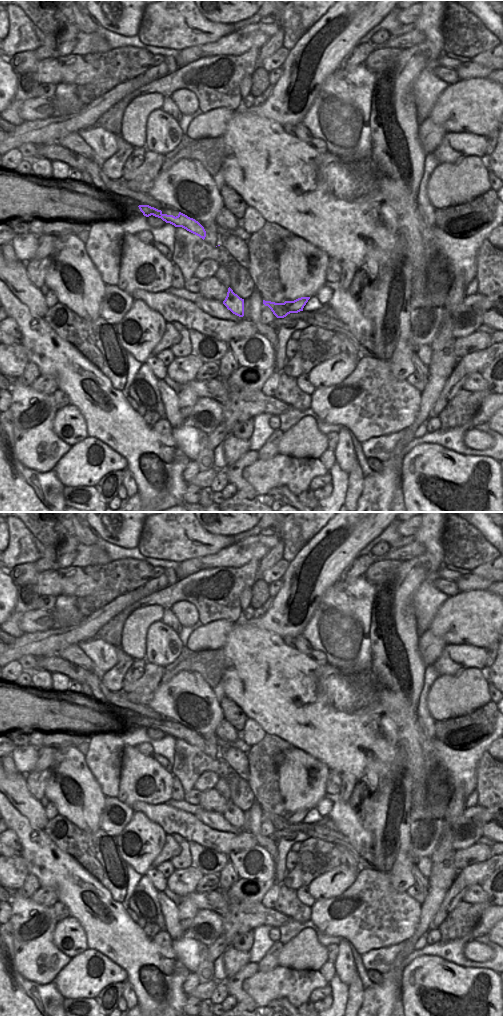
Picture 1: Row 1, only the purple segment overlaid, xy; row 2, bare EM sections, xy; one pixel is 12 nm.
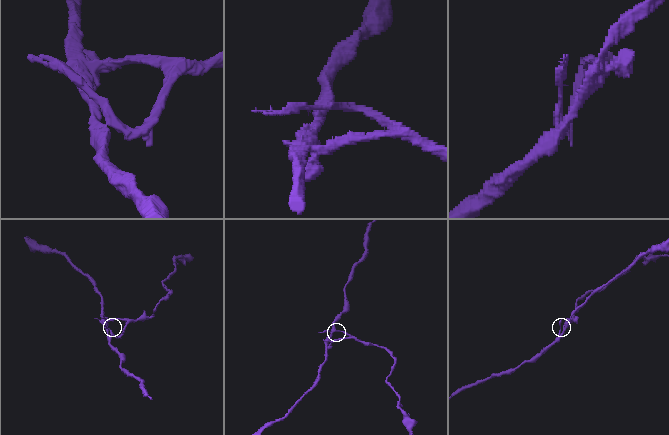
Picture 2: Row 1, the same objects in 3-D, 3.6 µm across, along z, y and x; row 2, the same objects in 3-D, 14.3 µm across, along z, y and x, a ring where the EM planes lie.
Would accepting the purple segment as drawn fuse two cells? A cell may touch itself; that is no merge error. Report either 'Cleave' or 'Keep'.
Cleave

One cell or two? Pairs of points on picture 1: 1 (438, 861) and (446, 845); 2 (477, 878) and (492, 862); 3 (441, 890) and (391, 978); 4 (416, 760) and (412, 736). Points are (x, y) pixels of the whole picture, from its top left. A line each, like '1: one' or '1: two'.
1: one
2: one
3: one
4: one

